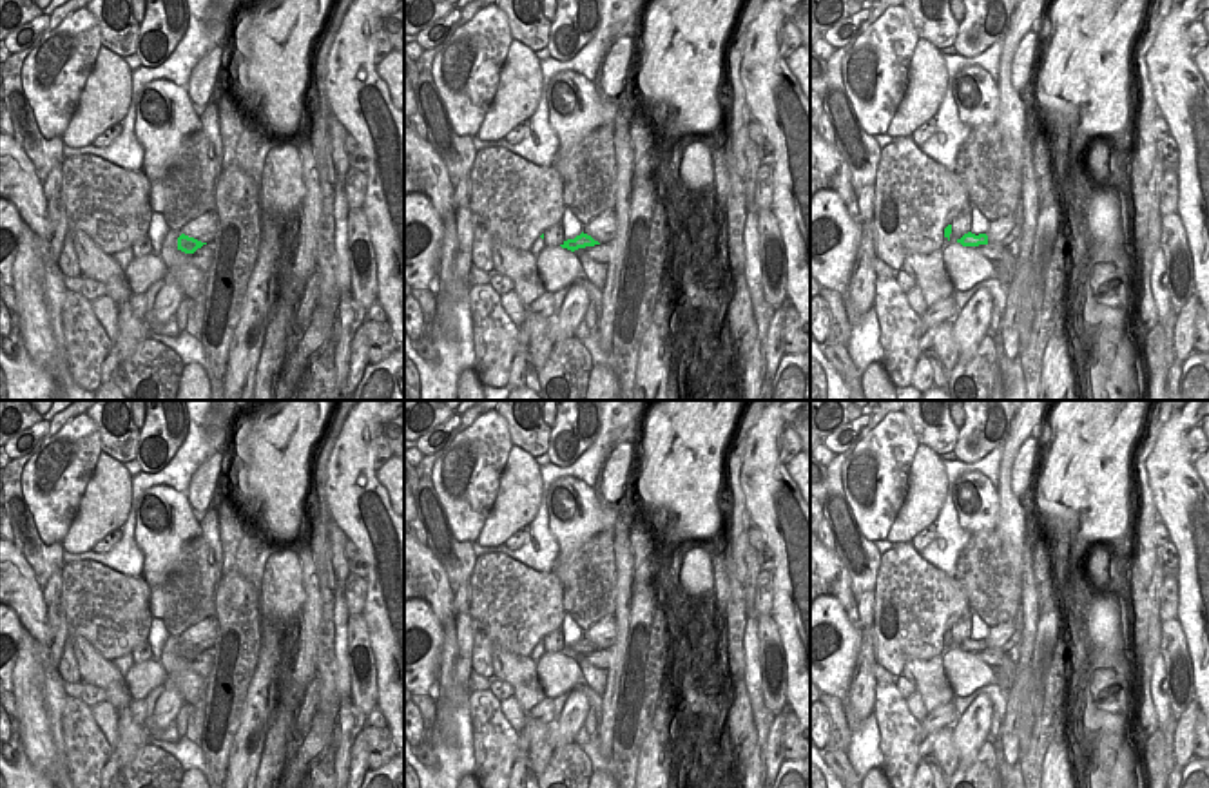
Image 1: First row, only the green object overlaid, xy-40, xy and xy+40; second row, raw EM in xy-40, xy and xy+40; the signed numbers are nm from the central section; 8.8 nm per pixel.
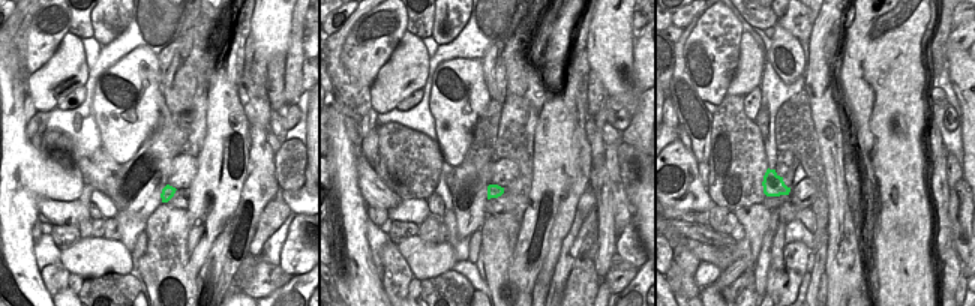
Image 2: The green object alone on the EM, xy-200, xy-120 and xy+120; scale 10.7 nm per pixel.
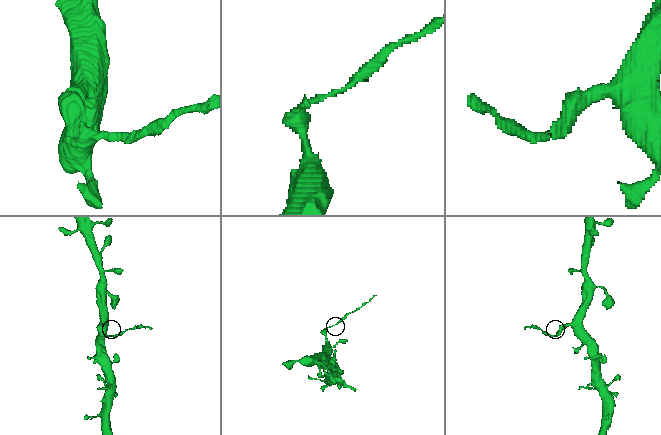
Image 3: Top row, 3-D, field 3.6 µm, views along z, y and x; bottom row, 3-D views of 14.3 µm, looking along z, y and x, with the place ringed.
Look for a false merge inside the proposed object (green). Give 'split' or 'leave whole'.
split

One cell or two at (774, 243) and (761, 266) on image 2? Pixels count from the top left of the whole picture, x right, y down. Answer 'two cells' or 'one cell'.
one cell

